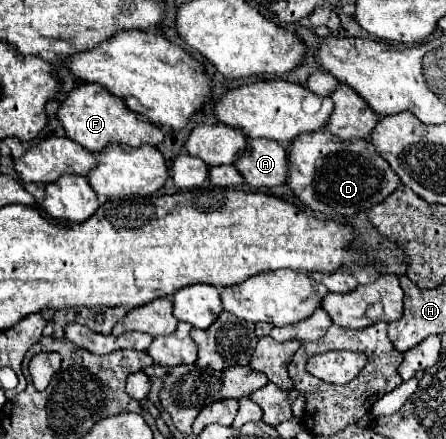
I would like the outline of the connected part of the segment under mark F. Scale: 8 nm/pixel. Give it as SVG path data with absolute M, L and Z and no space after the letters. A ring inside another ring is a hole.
M80 84L76 86L66 102L62 102L58 110L58 120L62 122L66 136L84 146L90 152L100 152L108 144L126 144L126 146L142 146L142 144L154 144L158 146L164 140L164 132L160 126L152 124L150 120L142 120L140 114L128 110L128 106L110 94L100 84Z

